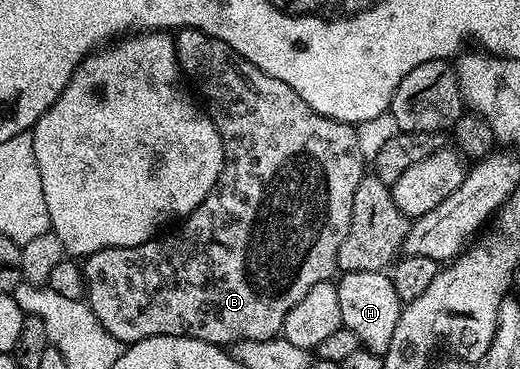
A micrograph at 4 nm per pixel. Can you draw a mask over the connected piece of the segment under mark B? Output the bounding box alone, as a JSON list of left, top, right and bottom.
[83,28,367,348]

